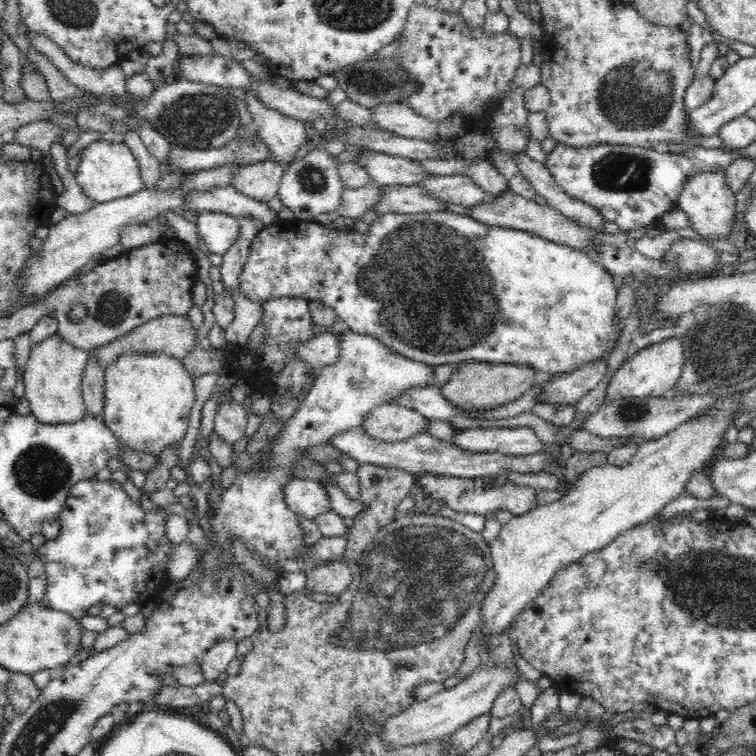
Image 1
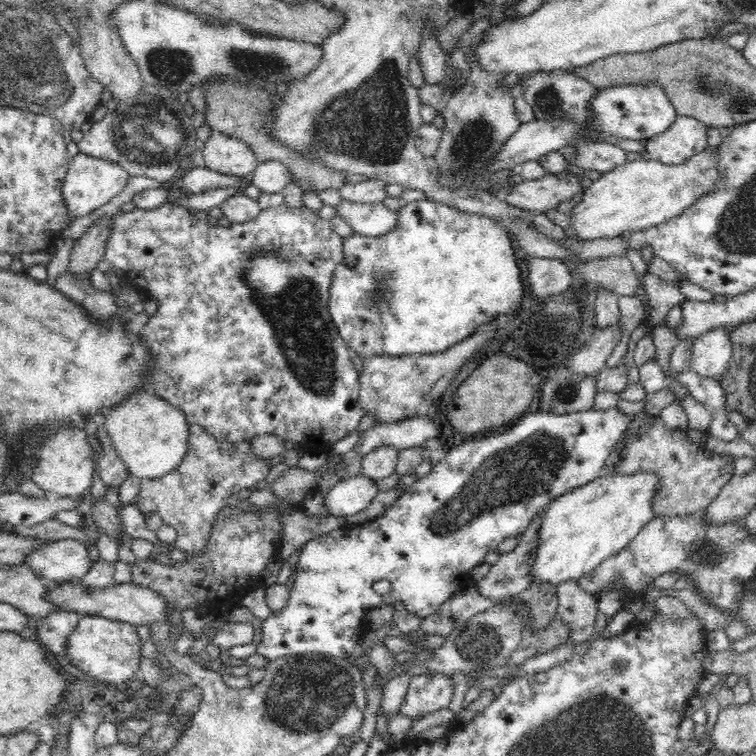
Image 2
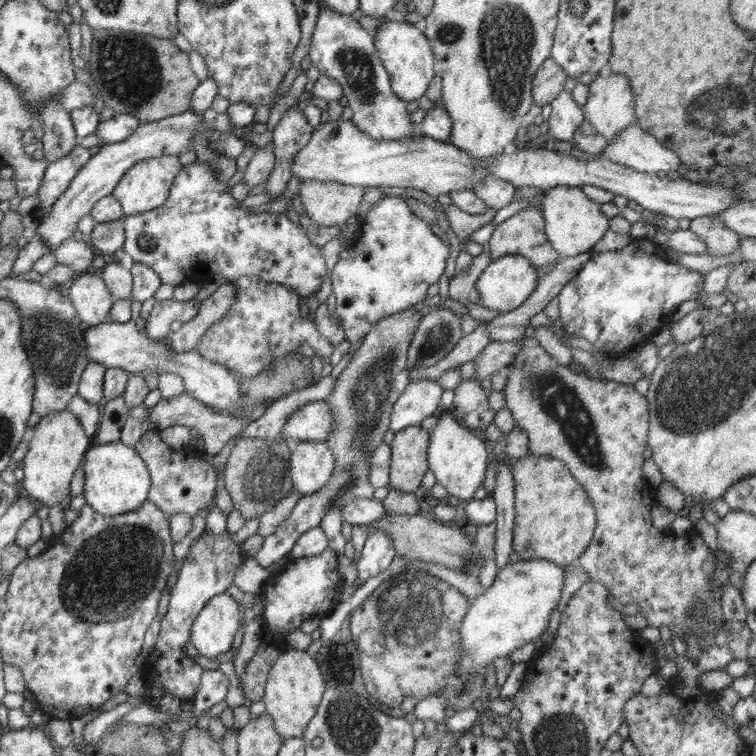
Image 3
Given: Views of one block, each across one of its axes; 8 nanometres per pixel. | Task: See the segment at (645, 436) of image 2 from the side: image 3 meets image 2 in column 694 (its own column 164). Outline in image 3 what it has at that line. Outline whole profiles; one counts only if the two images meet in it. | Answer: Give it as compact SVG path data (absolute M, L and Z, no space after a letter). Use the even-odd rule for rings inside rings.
M156 428L144 430L141 439L133 447L146 463L146 468L151 476L147 501L152 502L164 514L169 517L182 512L193 518L205 508L210 508L210 506L214 508L220 474L210 463L204 461L206 452L190 444L180 449L170 448L161 439L160 430Z

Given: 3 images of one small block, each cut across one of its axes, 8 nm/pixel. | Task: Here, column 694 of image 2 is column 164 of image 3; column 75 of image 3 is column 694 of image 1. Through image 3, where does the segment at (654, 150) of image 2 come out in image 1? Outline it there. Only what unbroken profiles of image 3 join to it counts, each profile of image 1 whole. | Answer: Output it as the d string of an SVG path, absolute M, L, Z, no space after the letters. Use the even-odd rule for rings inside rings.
M710 170L692 176L680 194L679 207L687 214L691 228L705 240L727 238L736 222L736 199L725 183L725 170Z

